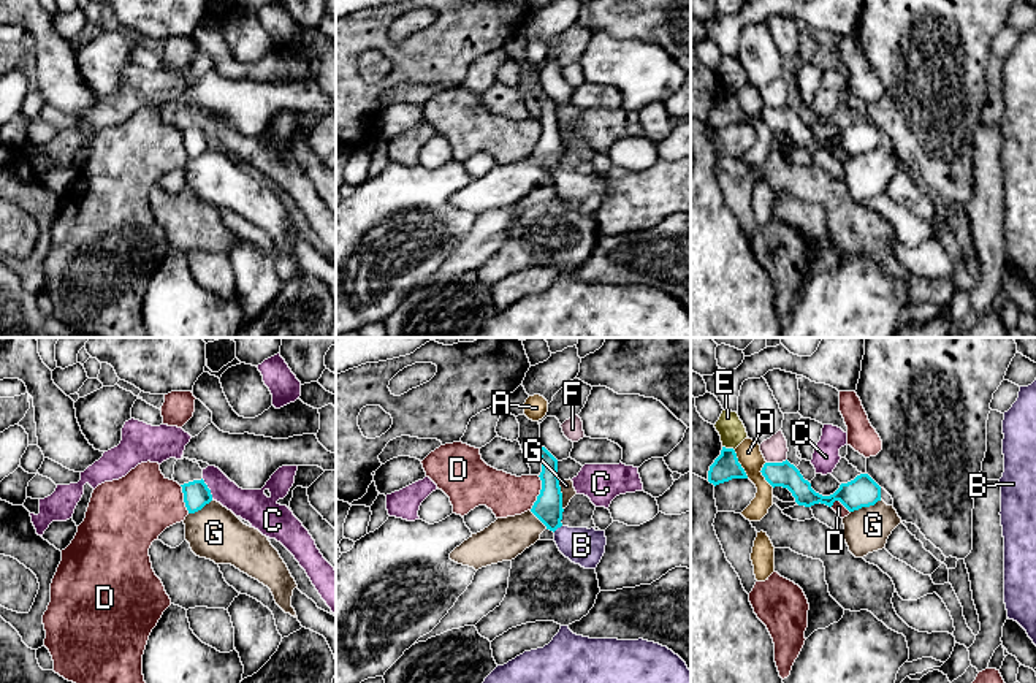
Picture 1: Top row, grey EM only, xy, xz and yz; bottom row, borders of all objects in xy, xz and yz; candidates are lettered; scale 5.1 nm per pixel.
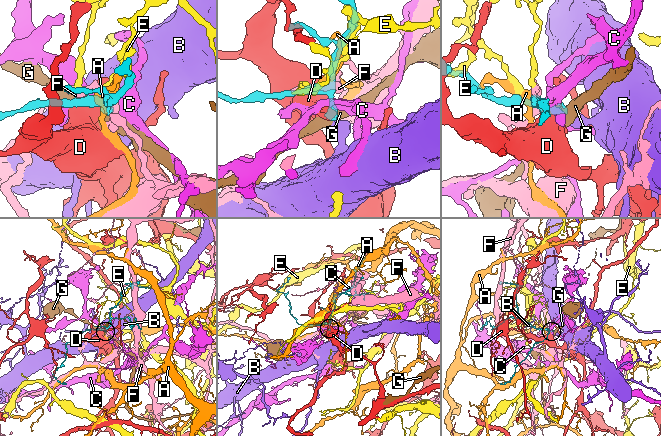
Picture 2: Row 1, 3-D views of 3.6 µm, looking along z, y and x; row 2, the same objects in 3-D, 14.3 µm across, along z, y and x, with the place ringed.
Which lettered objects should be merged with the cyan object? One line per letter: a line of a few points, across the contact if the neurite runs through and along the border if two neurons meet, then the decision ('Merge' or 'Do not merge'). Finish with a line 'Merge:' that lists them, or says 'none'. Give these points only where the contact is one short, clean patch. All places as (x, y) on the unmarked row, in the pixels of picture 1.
A: Do not merge
B: Line: xz (548, 154), (556, 173), (569, 186), (582, 190). Merge
C: Line: xy (201, 124), (213, 143). Do not merge
D: Line: xz (539, 121), (540, 138), (529, 154). Do not merge
E: Do not merge
F: Do not merge
G: Line: xz (558, 124), (563, 154). Do not merge
Merge: B

